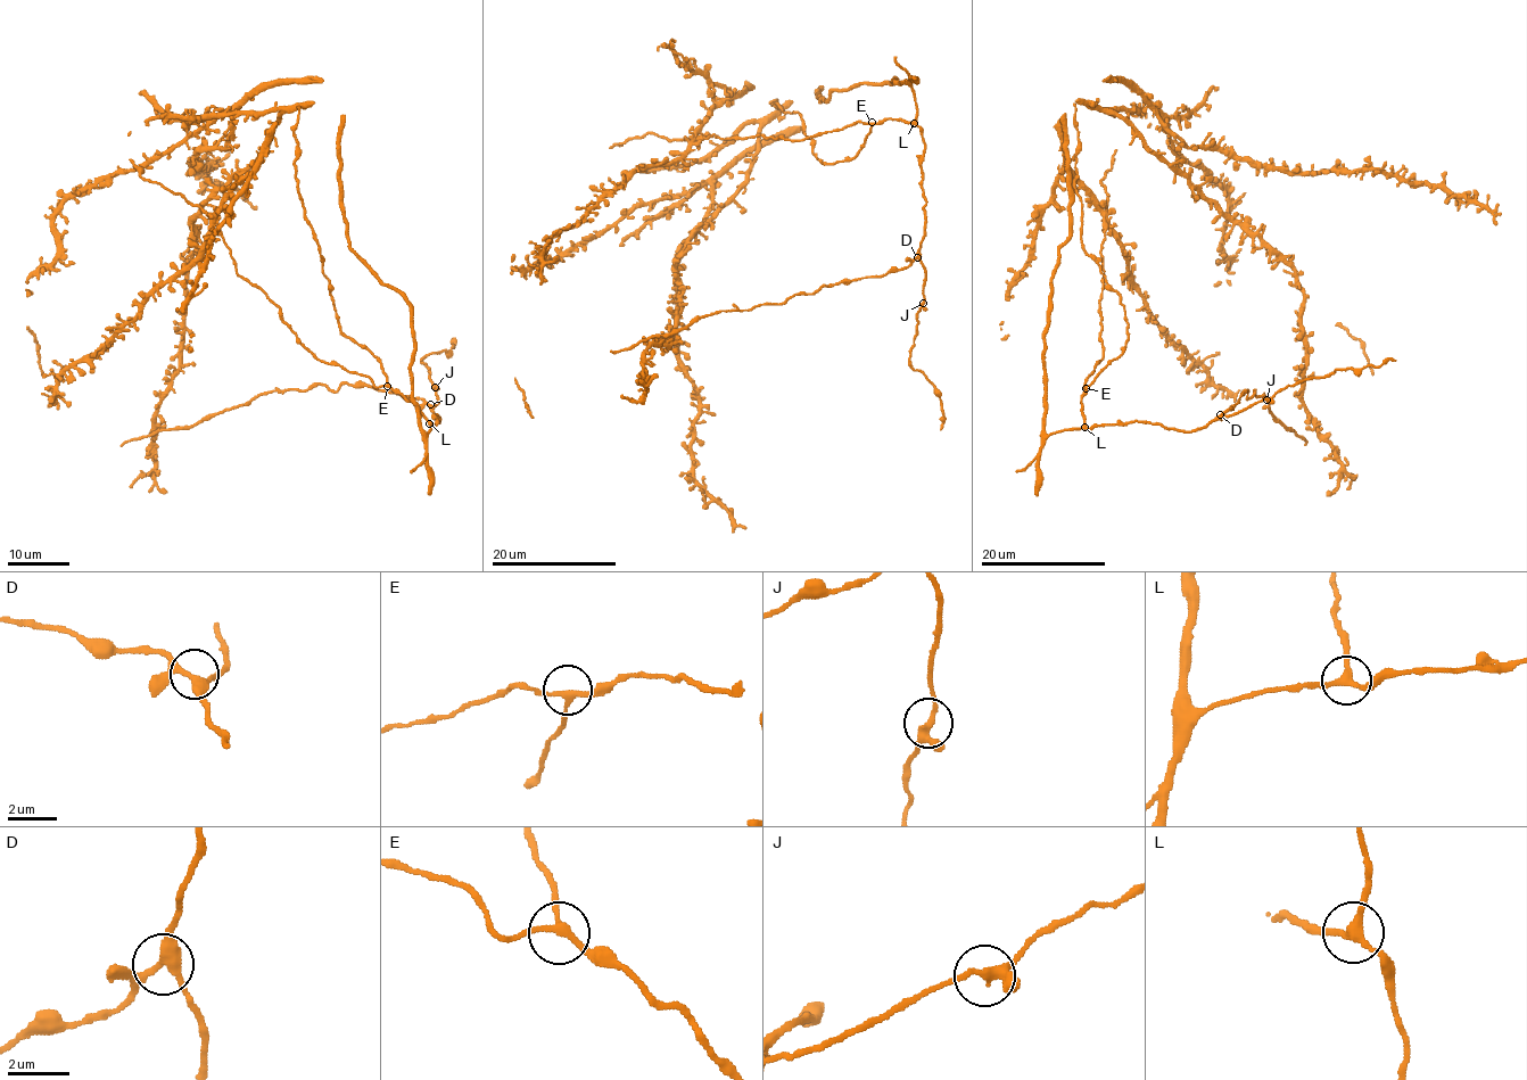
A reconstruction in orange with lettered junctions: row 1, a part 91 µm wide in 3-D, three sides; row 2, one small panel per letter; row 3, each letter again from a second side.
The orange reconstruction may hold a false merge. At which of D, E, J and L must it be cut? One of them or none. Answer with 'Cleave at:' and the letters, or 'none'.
Cleave at: none

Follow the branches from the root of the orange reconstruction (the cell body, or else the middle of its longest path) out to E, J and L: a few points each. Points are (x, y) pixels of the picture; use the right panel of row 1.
E: (1081, 238), (1083, 250), (1096, 262), (1107, 283), (1120, 296), (1128, 323), (1123, 351), (1086, 388)
J: (1081, 238), (1120, 296), (1128, 323), (1123, 351), (1081, 400), (1088, 429), (1150, 421), (1197, 430), (1267, 400)
L: (1081, 238), (1083, 250), (1120, 296), (1128, 323), (1123, 351), (1081, 400), (1084, 427)

